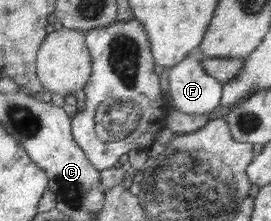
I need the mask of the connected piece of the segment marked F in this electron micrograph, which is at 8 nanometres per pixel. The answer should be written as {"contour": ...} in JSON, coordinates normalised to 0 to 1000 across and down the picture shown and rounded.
{"contour":[[[727,240],[624,308],[620,367],[635,484],[664,511],[768,520],[815,466],[819,371],[756,317]]]}

